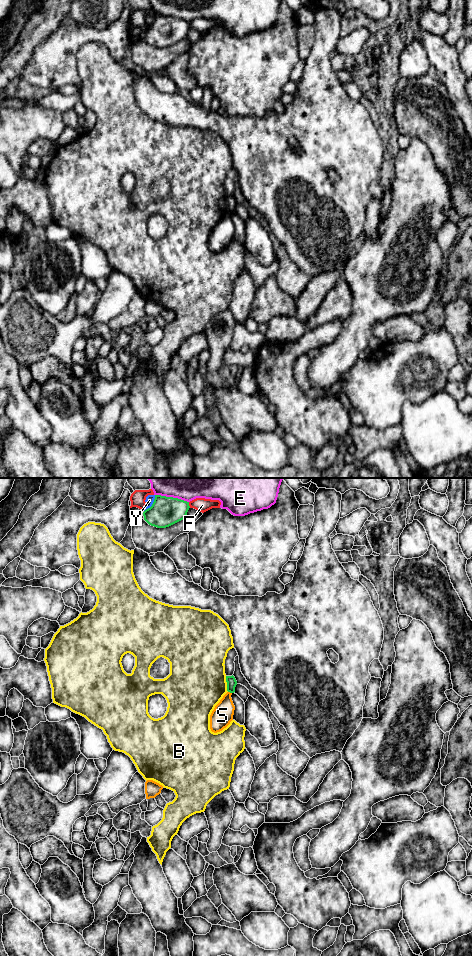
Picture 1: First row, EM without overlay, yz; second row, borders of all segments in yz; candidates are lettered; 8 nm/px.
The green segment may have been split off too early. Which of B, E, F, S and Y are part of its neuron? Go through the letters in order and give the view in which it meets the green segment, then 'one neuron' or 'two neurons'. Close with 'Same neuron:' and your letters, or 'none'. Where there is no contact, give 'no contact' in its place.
B: meets green in yz; two neurons
E: meets green in yz; two neurons
F: meets green in yz; two neurons
S: meets green in yz; two neurons
Y: meets green in yz; two neurons
Same neuron: none

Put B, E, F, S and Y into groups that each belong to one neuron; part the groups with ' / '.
B / E / F / S / Y

